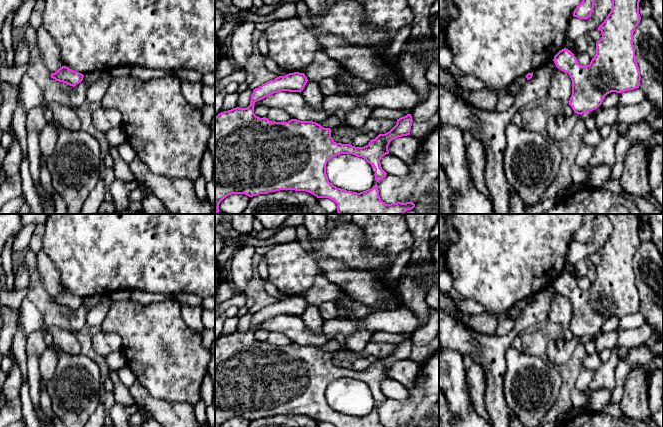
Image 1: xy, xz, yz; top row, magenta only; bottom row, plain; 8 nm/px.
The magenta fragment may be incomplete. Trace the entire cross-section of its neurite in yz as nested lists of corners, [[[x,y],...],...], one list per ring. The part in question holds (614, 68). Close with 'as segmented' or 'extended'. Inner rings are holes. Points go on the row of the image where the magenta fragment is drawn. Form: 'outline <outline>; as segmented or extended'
outline [[[612,0],[610,13],[597,28],[602,37],[596,42],[596,54],[589,65],[580,65],[574,54],[566,48],[554,56],[556,67],[568,73],[572,80],[572,95],[568,102],[575,113],[582,115],[597,109],[604,97],[611,92],[622,93],[639,88],[641,76],[633,45],[633,33],[641,20],[639,2],[640,0]]]; as segmented

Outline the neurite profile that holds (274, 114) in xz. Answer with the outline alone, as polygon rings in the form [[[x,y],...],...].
[[[269,108],[266,118],[272,122],[288,122],[291,115],[280,108]]]

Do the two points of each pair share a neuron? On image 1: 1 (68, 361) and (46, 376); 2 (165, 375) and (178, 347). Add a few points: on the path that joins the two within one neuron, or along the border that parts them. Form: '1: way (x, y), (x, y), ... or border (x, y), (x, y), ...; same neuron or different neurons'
1: border (54, 347), (57, 353), (57, 365), (45, 390); different neurons
2: way (168, 368), (168, 364), (175, 354); same neuron

